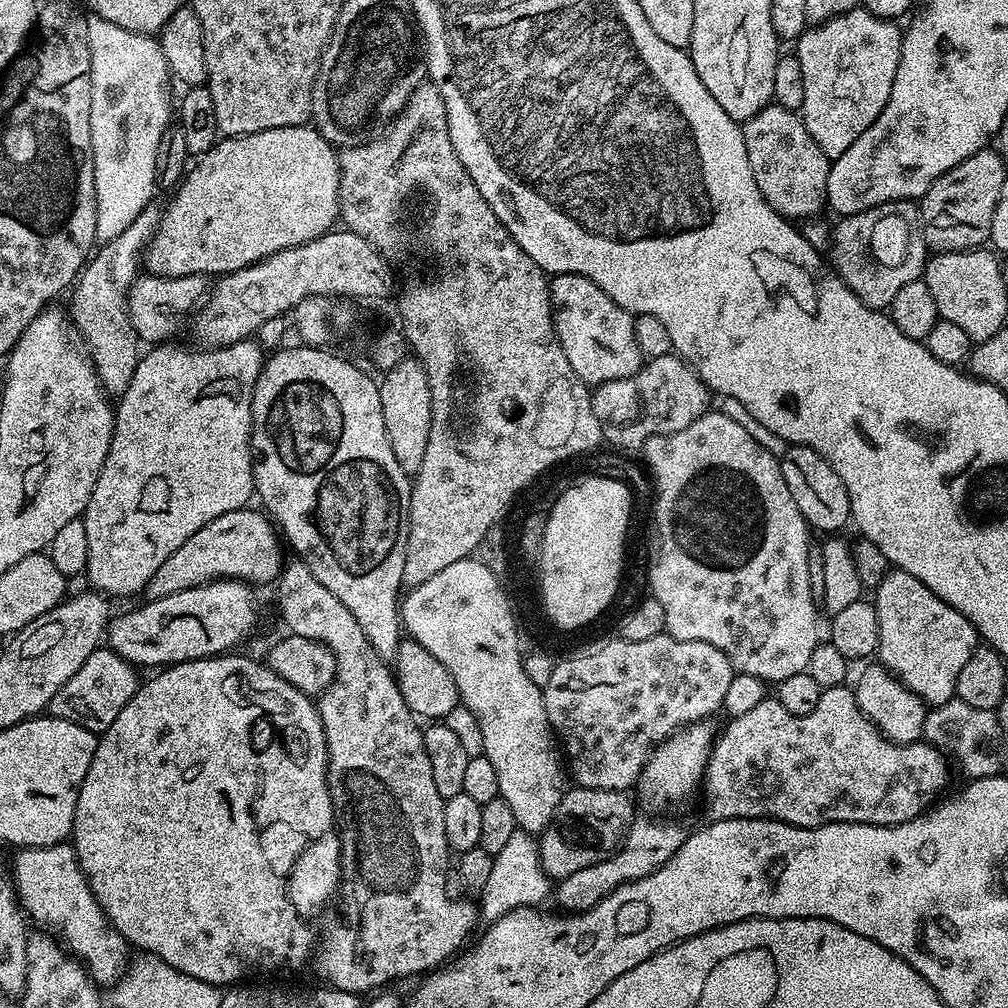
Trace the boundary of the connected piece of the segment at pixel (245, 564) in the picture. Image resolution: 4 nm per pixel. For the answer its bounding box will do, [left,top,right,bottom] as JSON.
[143,507,286,600]

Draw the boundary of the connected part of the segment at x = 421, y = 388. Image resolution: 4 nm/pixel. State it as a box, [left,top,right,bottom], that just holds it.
[379,358,432,474]

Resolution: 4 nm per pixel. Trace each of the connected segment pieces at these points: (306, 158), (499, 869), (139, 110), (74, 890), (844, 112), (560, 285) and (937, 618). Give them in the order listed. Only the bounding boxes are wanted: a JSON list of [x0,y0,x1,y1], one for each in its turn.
[[143,124,340,278],[478,828,552,922],[88,18,174,241],[10,842,130,985],[794,6,902,158],[548,274,646,386],[874,570,978,705]]

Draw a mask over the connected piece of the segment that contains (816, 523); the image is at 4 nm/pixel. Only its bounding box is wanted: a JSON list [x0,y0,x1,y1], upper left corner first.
[779,444,852,534]

